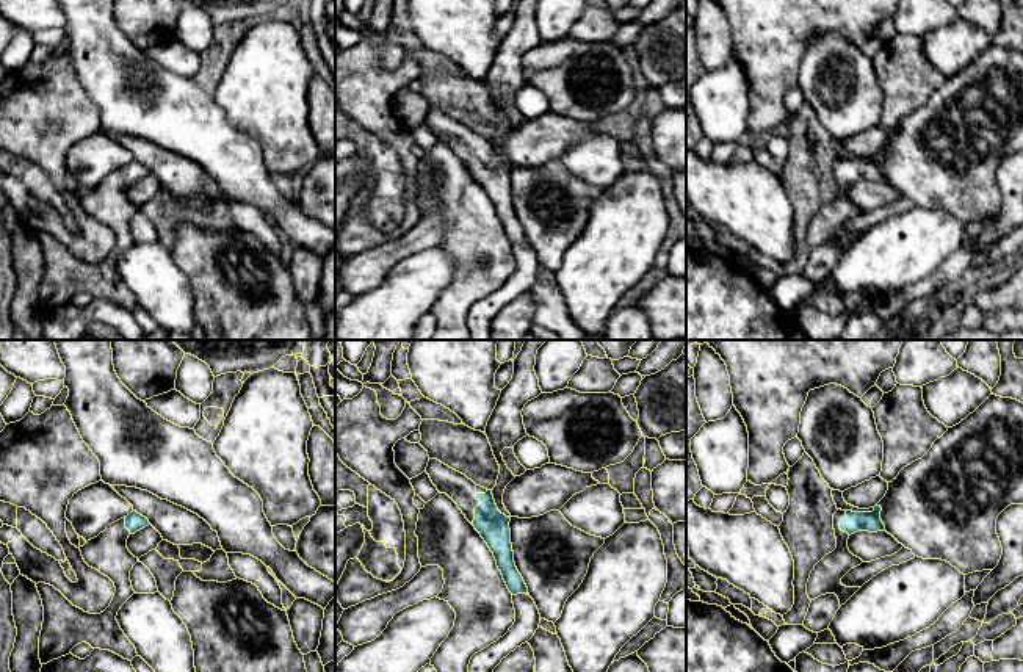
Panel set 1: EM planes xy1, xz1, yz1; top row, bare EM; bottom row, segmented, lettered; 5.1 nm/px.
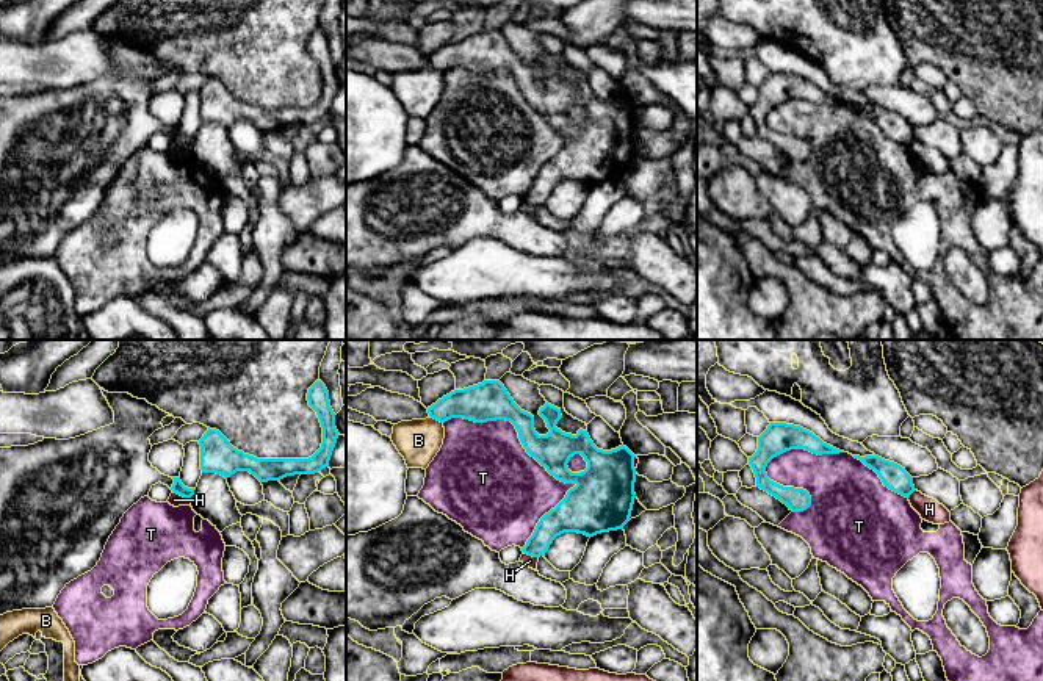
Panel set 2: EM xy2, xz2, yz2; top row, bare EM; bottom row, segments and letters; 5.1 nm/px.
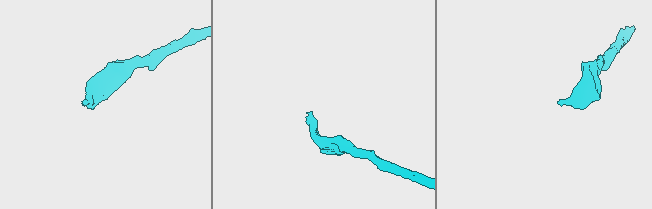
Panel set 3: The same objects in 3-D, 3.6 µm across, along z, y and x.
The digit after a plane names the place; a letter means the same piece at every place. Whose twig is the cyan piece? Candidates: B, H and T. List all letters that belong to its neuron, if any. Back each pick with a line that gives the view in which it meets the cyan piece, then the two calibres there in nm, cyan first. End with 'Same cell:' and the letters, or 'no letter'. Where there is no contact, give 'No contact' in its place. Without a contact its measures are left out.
Same cell: no letter

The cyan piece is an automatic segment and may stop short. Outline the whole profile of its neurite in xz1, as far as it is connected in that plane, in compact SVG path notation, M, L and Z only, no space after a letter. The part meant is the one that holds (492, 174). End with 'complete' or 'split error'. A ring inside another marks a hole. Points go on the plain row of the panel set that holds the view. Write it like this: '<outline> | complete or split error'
M429 108L426 122L440 143L446 143L462 160L465 168L481 183L503 229L512 244L528 243L528 237L514 211L511 193L511 168L495 154L492 139L476 135L465 124L450 117L437 108Z | split error

